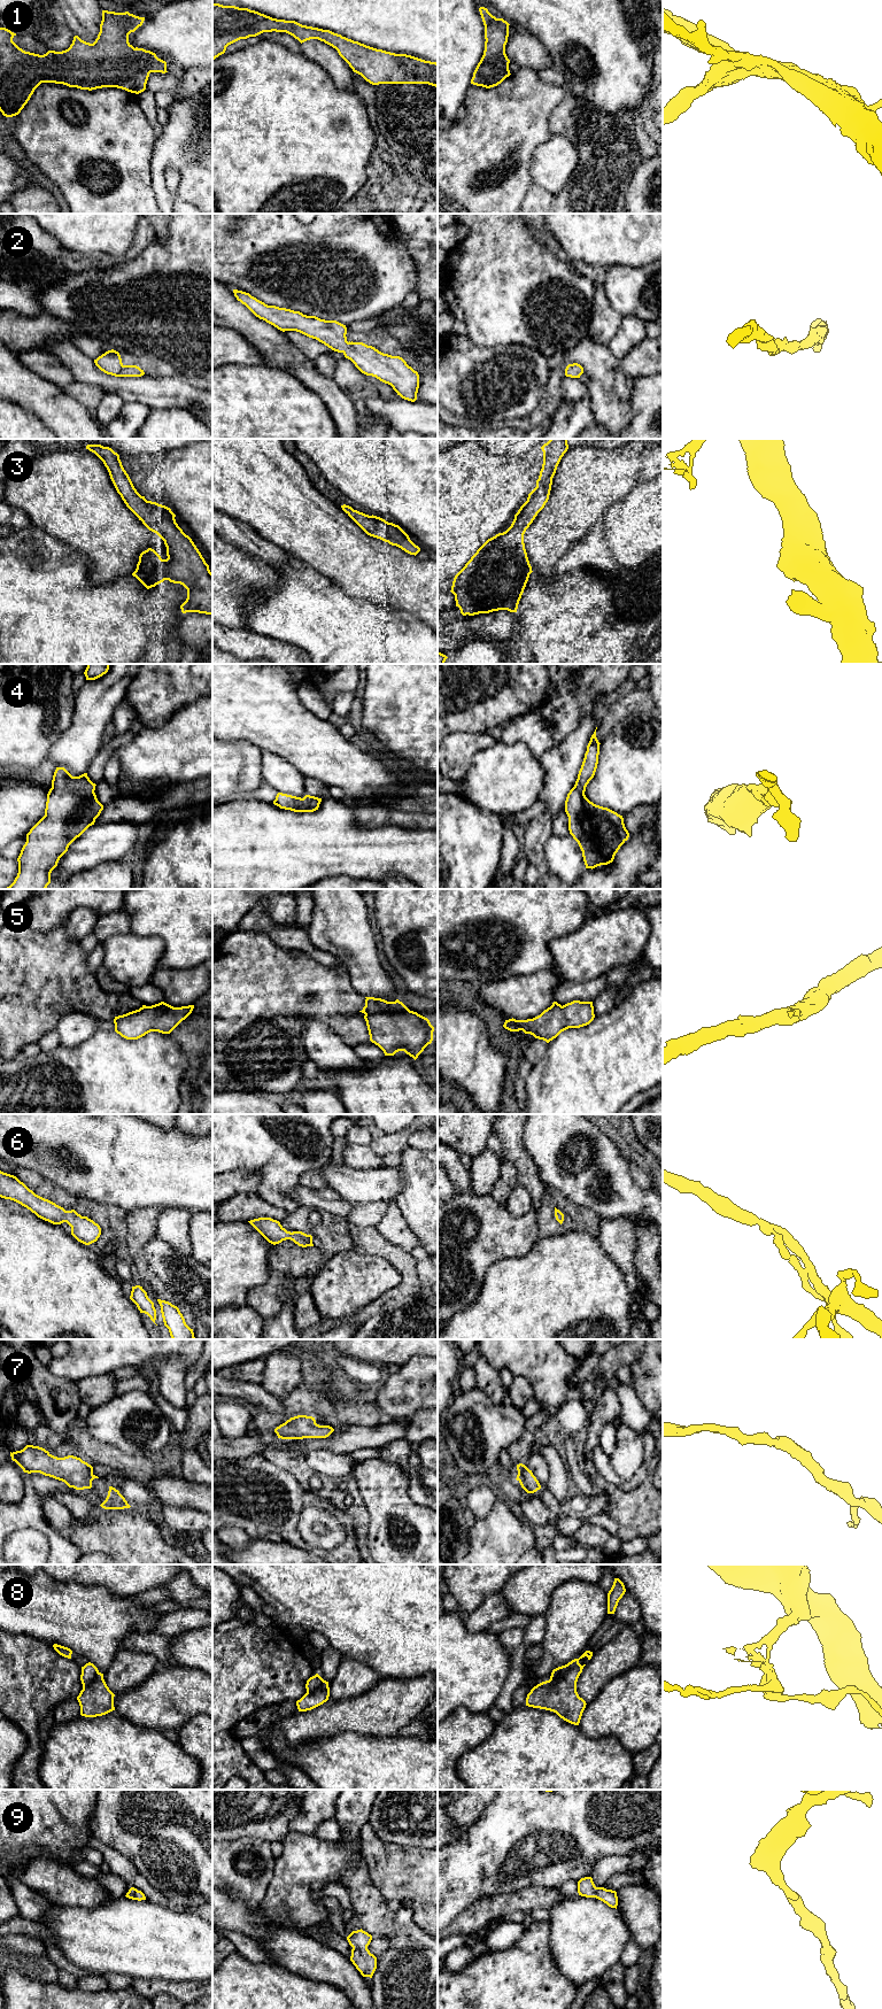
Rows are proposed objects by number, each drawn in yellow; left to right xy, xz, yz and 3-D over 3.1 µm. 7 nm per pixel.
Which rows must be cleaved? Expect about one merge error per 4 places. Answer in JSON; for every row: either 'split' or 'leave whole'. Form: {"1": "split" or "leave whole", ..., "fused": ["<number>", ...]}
{"1": "leave whole", "2": "leave whole", "3": "leave whole", "4": "leave whole", "5": "leave whole", "6": "leave whole", "7": "leave whole", "8": "split", "9": "leave whole", "fused": ["8"]}

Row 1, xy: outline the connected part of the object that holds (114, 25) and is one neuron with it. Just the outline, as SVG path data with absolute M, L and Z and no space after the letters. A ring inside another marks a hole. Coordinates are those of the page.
M102 10L100 32L93 44L75 36L68 49L48 51L44 55L23 51L13 41L16 33L0 28L0 111L6 117L18 115L41 83L63 84L88 91L117 87L136 94L144 92L150 72L168 72L167 62L155 53L134 48L129 43L129 34L141 26L144 21L145 17L129 11Z

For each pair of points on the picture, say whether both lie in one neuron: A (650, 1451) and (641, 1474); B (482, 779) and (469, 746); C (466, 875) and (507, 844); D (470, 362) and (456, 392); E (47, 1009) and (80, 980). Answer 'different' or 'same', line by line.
A: same
B: different
C: different
D: same
E: same

